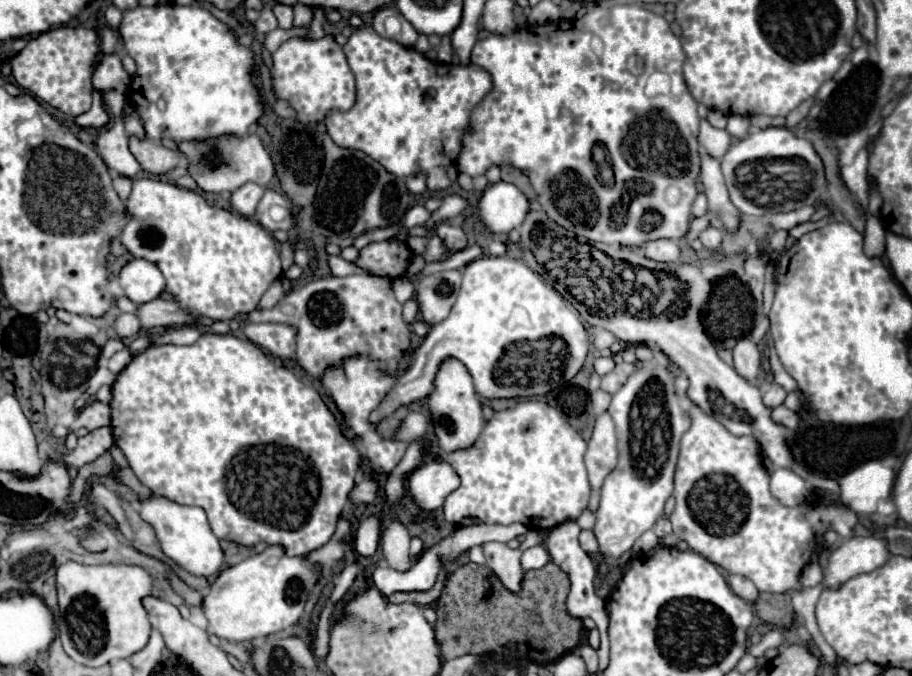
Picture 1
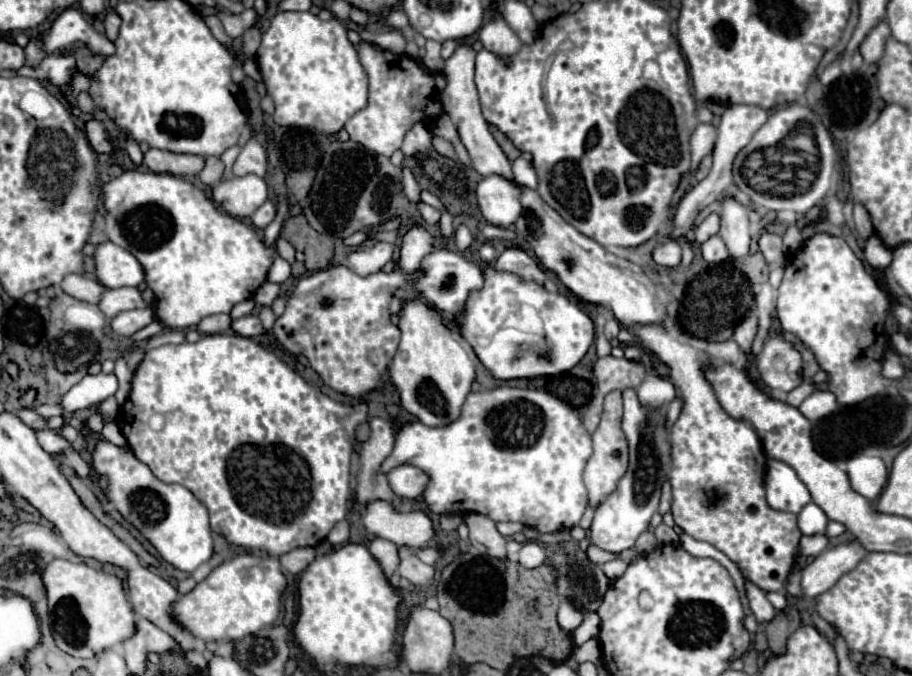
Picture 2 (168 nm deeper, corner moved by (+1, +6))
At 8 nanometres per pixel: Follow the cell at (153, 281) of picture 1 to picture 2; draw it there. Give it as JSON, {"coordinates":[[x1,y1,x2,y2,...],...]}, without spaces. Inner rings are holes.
{"coordinates":[[112,242,100,244,94,258,96,258,96,276,108,288,140,286,144,282,142,264,134,258,134,254,122,250,118,244]]}

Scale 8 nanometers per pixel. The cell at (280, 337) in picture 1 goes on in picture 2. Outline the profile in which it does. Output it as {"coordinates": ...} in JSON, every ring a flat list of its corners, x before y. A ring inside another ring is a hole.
{"coordinates":[[248,314,248,316,242,316,242,318,234,320,234,322,232,322,232,330,234,330,236,334,248,336,248,338,264,334,264,326,262,326,262,322,260,322,260,318,258,318,256,314]]}

